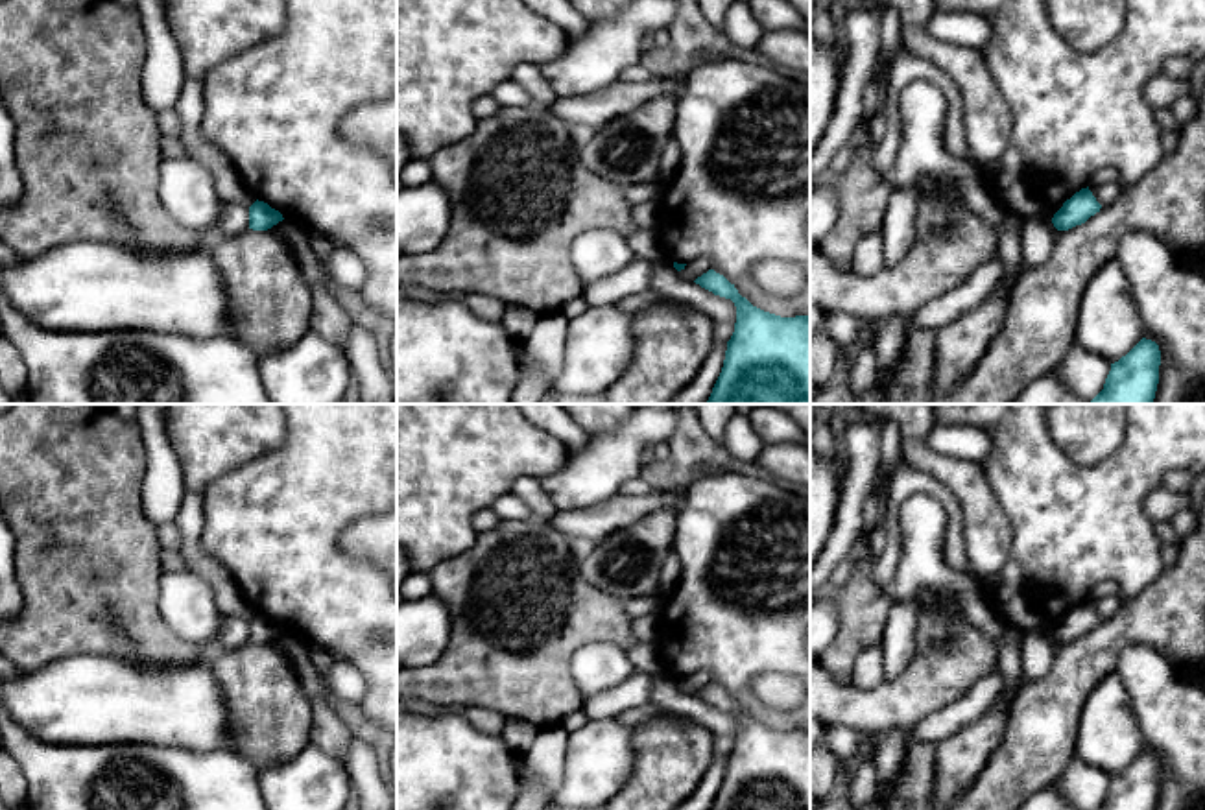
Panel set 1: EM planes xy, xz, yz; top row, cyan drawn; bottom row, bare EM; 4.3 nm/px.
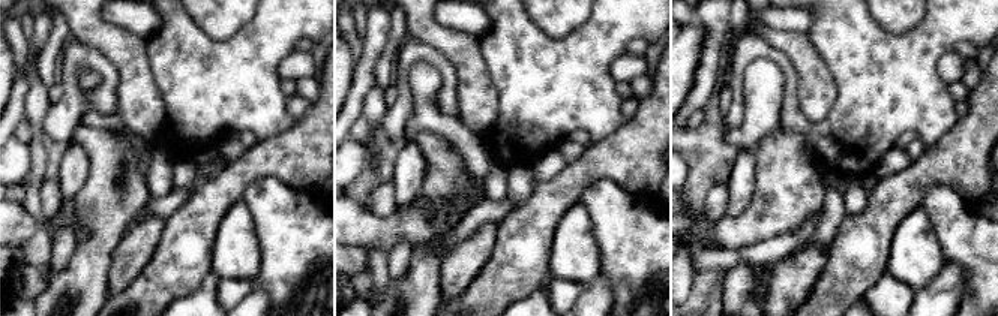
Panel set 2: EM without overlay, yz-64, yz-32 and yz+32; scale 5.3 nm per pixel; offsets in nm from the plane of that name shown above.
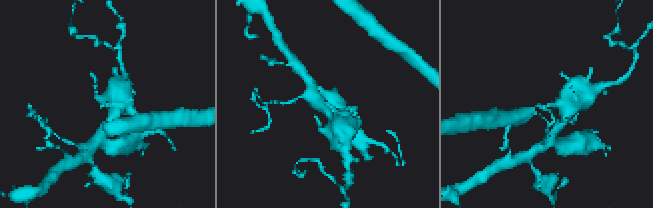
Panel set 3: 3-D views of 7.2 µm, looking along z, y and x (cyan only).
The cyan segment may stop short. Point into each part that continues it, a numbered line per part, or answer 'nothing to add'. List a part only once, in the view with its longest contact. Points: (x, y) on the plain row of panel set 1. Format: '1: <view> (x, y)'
nothing to add

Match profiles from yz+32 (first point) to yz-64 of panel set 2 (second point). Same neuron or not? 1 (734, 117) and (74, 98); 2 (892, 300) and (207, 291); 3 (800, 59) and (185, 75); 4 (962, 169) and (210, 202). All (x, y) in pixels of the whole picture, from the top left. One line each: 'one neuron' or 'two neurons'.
1: one neuron
2: two neurons
3: two neurons
4: one neuron

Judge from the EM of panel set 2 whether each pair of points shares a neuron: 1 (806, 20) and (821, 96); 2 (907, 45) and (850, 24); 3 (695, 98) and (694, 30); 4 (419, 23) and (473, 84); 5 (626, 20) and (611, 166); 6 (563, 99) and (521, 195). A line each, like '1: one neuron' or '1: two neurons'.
1: two neurons
2: one neuron
3: two neurons
4: one neuron
5: two neurons
6: two neurons

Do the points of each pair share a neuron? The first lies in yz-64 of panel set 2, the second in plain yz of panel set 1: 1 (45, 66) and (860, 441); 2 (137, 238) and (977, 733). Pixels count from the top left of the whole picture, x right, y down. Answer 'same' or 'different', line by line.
1: different
2: same

